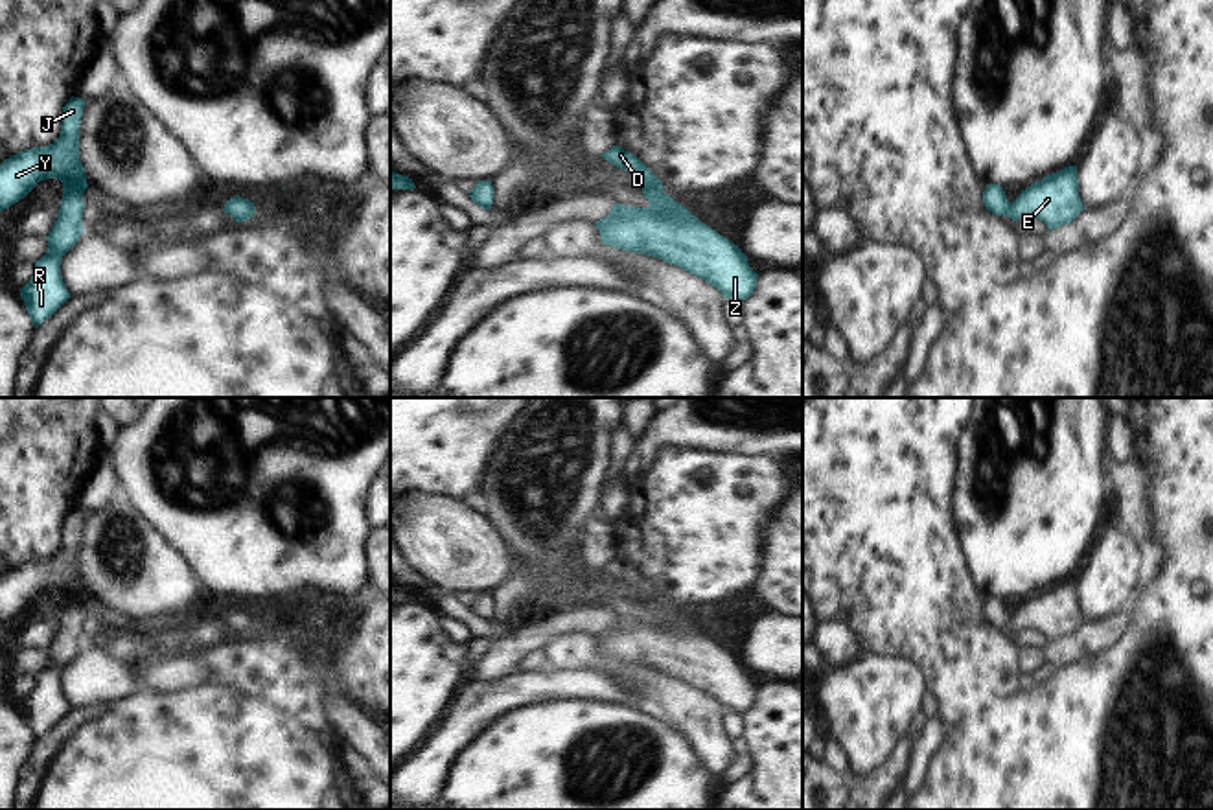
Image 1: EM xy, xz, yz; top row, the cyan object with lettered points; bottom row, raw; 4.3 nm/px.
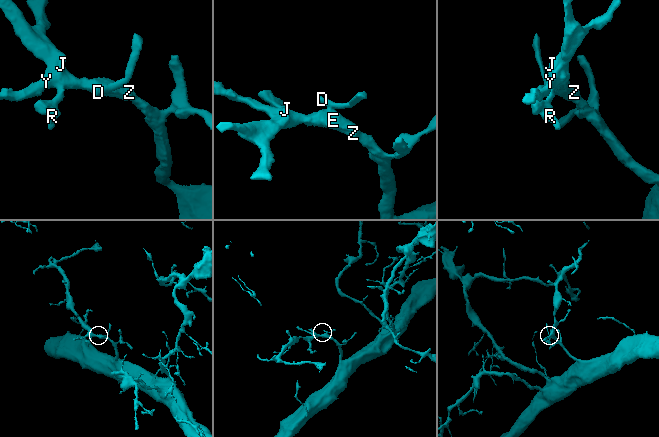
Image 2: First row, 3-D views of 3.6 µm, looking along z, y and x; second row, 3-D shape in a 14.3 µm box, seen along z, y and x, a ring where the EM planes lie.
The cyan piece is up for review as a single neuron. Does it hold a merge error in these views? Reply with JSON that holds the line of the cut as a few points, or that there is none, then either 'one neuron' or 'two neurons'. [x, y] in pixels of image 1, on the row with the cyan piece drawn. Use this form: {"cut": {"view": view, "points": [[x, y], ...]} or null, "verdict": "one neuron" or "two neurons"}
{"cut": null, "verdict": "one neuron"}

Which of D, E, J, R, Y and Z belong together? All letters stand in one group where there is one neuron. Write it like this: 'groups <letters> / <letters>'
groups D E J R Y Z

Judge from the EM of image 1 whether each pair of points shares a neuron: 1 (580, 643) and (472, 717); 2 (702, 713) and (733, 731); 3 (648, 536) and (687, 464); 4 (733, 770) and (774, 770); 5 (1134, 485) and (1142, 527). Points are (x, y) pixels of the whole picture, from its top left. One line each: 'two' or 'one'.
1: two
2: two
3: one
4: two
5: one

